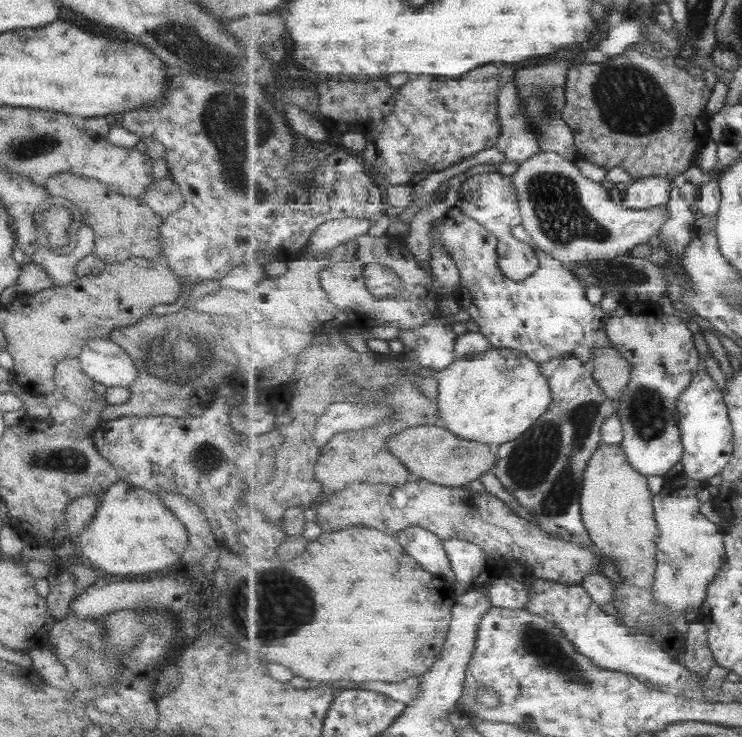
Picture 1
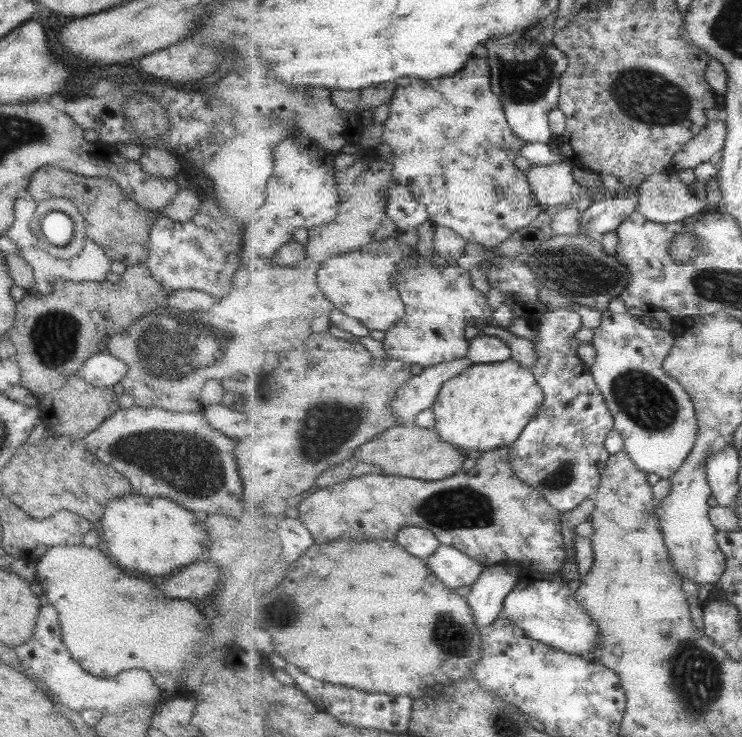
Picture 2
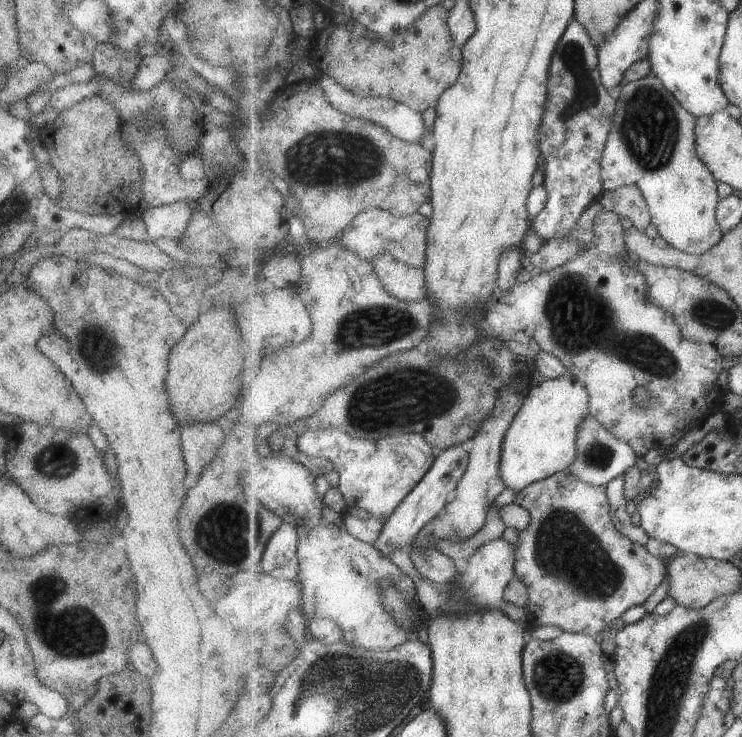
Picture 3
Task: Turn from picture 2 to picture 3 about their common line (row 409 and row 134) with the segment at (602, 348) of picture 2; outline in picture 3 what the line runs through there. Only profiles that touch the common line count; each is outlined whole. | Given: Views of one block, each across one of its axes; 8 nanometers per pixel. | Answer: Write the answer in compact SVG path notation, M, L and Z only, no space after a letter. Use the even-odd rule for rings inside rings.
M653 73L622 87L617 100L613 128L602 160L605 190L637 185L650 206L652 224L675 248L695 254L717 246L725 234L717 218L722 196L714 172L697 152L698 118L683 108Z

